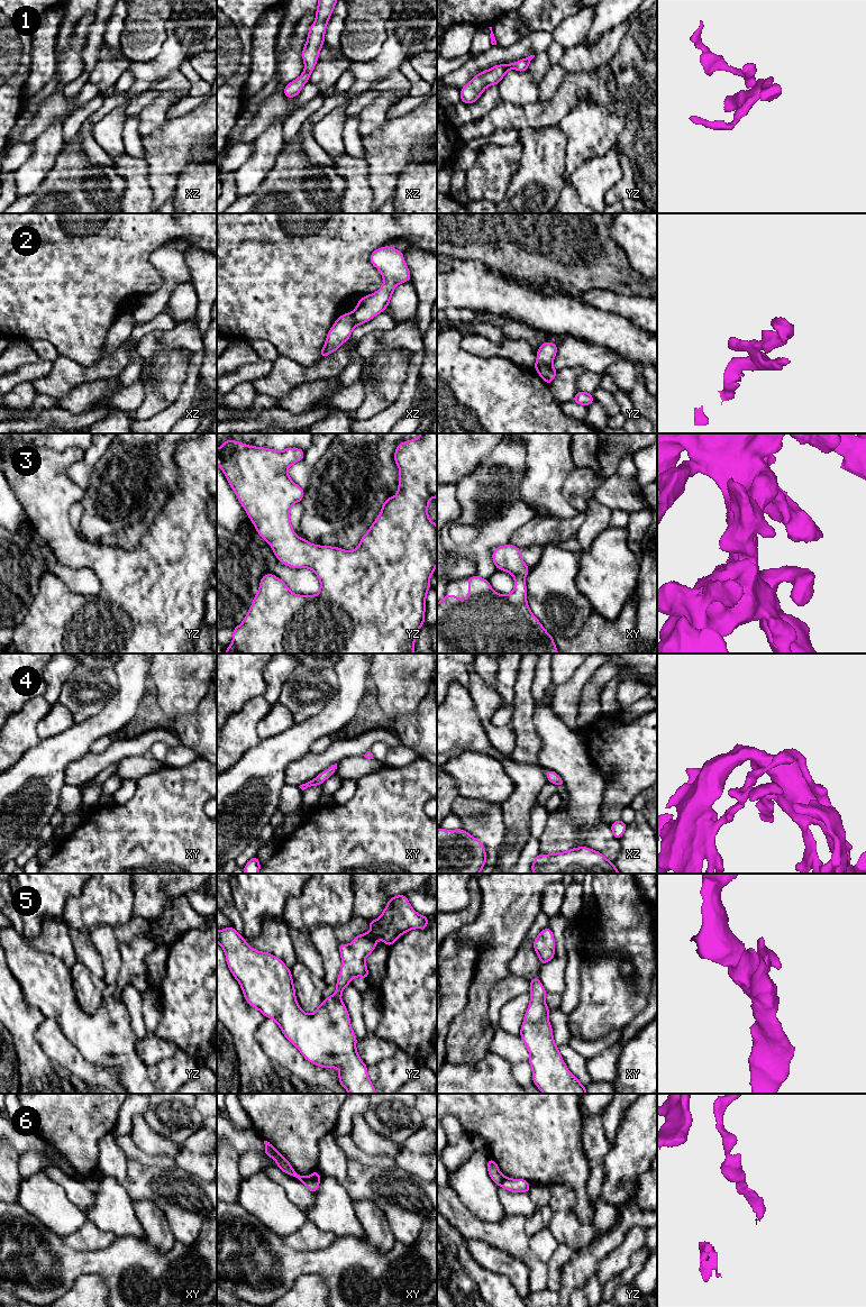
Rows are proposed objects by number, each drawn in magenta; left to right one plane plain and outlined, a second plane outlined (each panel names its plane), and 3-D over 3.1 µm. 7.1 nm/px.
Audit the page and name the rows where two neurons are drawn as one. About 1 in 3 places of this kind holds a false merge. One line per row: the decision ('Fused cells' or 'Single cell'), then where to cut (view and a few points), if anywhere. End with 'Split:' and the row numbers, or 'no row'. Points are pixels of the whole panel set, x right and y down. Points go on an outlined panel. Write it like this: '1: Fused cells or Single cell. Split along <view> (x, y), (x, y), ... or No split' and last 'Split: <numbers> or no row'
1: Single cell. No split
2: Fused cells. Split along yz (552, 363), (541, 366), (537, 371)
3: Single cell. No split
4: Single cell. No split
5: Single cell. No split
6: Fused cells. Split along yz (503, 1177), (500, 1185)
Split: 2, 6

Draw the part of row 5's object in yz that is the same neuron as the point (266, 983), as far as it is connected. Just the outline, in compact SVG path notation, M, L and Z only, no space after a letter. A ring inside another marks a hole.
M403 894L390 898L381 916L367 922L371 926L368 933L357 935L350 944L338 944L341 967L336 982L336 991L325 998L311 1015L300 1008L295 998L291 970L281 959L249 947L233 926L217 931L217 942L225 951L228 968L240 984L246 1002L257 1008L264 1017L274 1020L284 1036L292 1042L307 1061L321 1068L337 1068L340 1071L338 1080L349 1094L376 1094L376 1090L367 1076L367 1066L357 1053L357 1038L350 1025L349 1013L340 999L343 990L354 977L368 979L365 958L373 952L377 940L383 940L390 947L410 930L427 929L428 916L418 914Z

